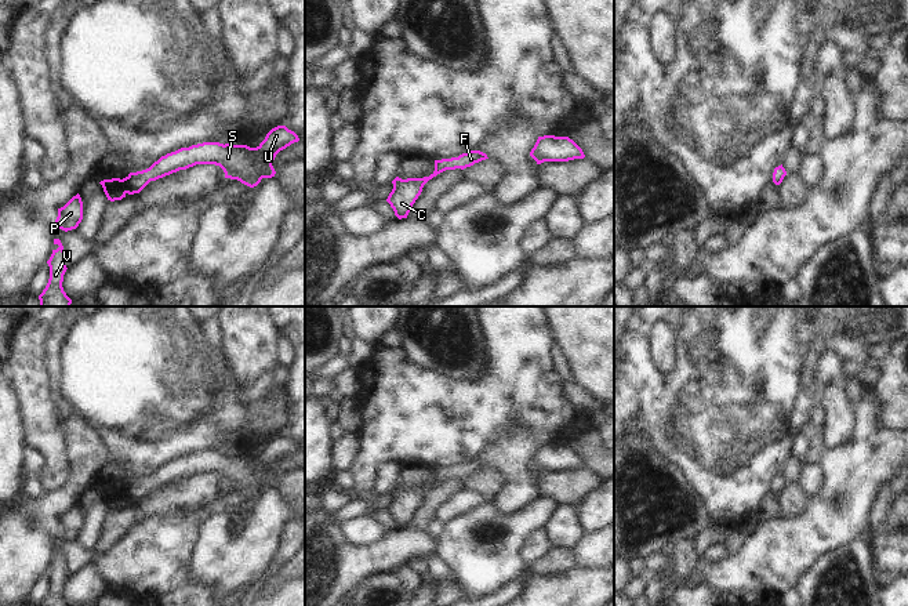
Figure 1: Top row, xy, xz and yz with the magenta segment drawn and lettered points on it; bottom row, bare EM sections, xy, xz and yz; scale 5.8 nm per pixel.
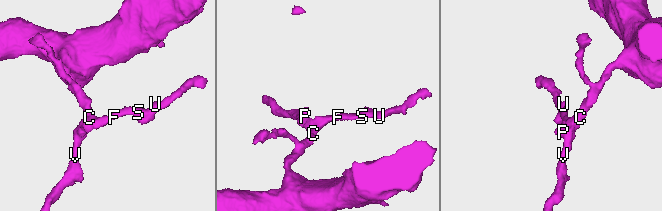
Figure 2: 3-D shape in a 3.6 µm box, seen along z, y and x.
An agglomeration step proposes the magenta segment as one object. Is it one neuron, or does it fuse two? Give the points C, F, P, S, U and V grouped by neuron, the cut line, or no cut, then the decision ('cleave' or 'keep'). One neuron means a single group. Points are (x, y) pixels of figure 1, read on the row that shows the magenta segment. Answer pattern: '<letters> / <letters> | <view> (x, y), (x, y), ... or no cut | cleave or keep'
C F P S U V | no cut | keep

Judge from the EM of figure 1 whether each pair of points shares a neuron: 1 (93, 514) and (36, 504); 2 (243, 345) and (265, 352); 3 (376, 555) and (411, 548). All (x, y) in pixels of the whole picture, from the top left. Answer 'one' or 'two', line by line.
1: two
2: one
3: one

